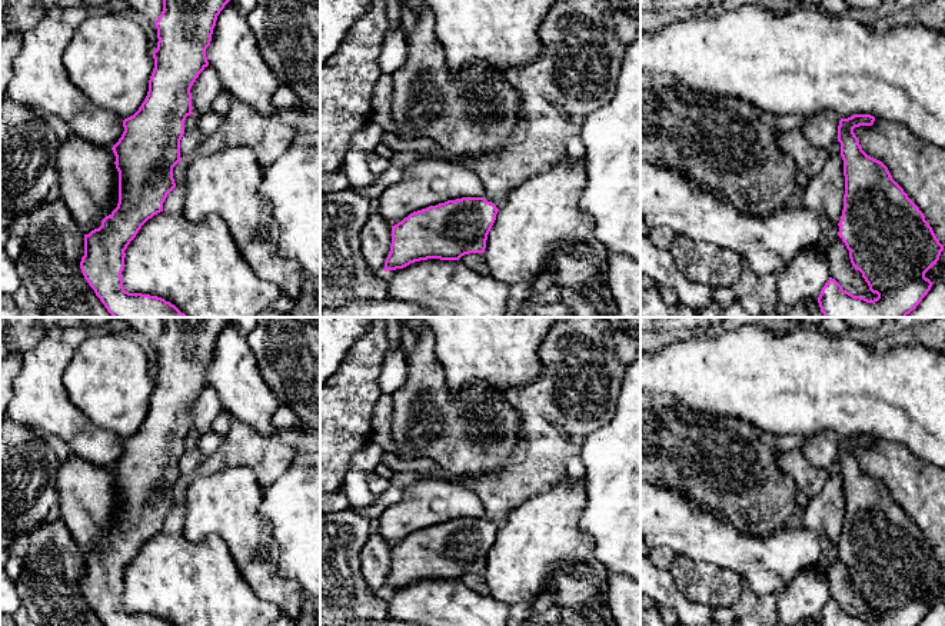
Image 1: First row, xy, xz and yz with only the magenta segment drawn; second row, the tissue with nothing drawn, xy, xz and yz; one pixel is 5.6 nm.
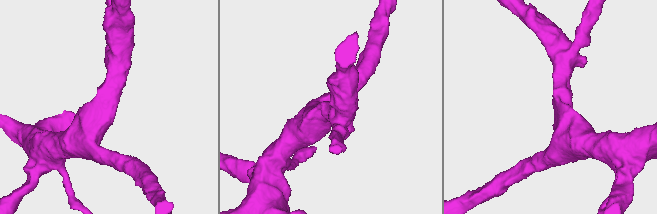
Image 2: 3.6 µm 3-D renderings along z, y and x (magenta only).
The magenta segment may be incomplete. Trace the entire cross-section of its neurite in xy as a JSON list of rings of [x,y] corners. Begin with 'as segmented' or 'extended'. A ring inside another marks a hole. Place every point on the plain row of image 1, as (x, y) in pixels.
as segmented; [[[162,317],[163,332],[154,342],[157,369],[149,412],[139,430],[123,440],[124,452],[112,467],[119,492],[117,527],[102,540],[99,549],[84,555],[84,576],[80,589],[104,626],[174,626],[162,617],[129,613],[123,607],[124,570],[142,546],[163,532],[167,515],[176,507],[173,487],[182,480],[180,460],[184,440],[193,434],[190,409],[209,386],[206,369],[210,366],[217,336],[230,317]]]

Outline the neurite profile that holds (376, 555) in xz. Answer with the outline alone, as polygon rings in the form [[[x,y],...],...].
[[[375,530],[360,552],[360,569],[367,587],[372,592],[385,592],[385,582],[390,572],[392,546]]]

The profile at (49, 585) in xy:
[[[59,515],[47,519],[29,535],[29,552],[14,582],[21,606],[34,626],[104,626],[84,599],[80,582],[84,555]]]

